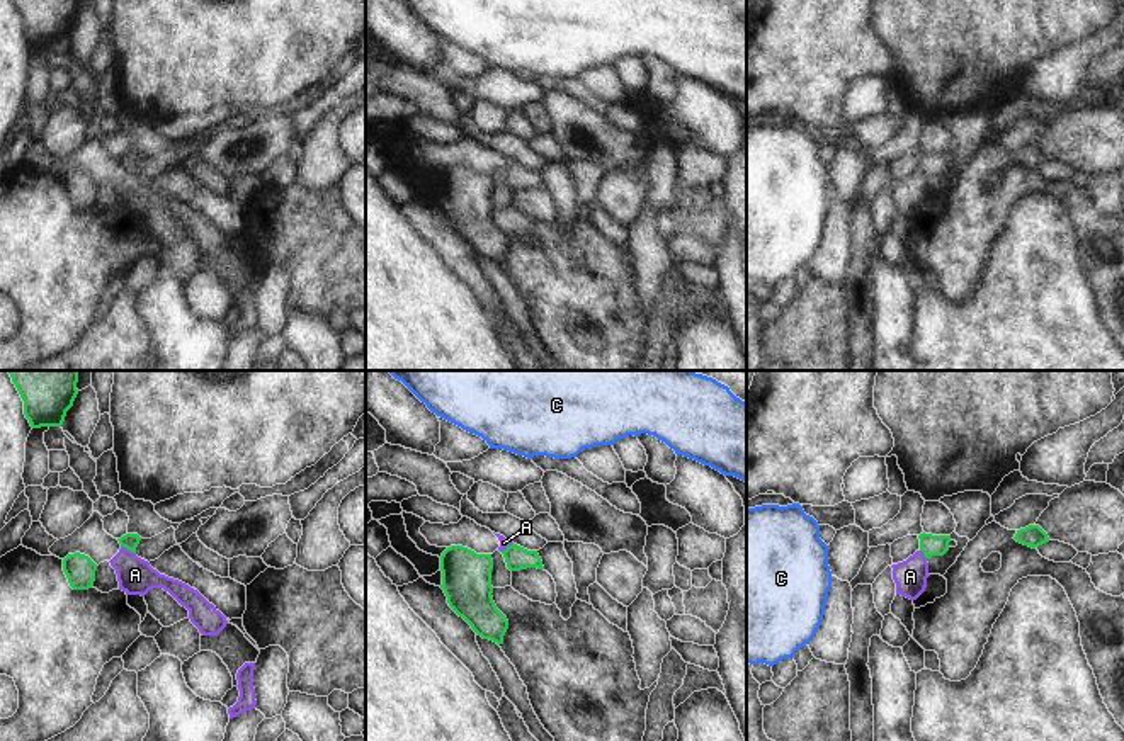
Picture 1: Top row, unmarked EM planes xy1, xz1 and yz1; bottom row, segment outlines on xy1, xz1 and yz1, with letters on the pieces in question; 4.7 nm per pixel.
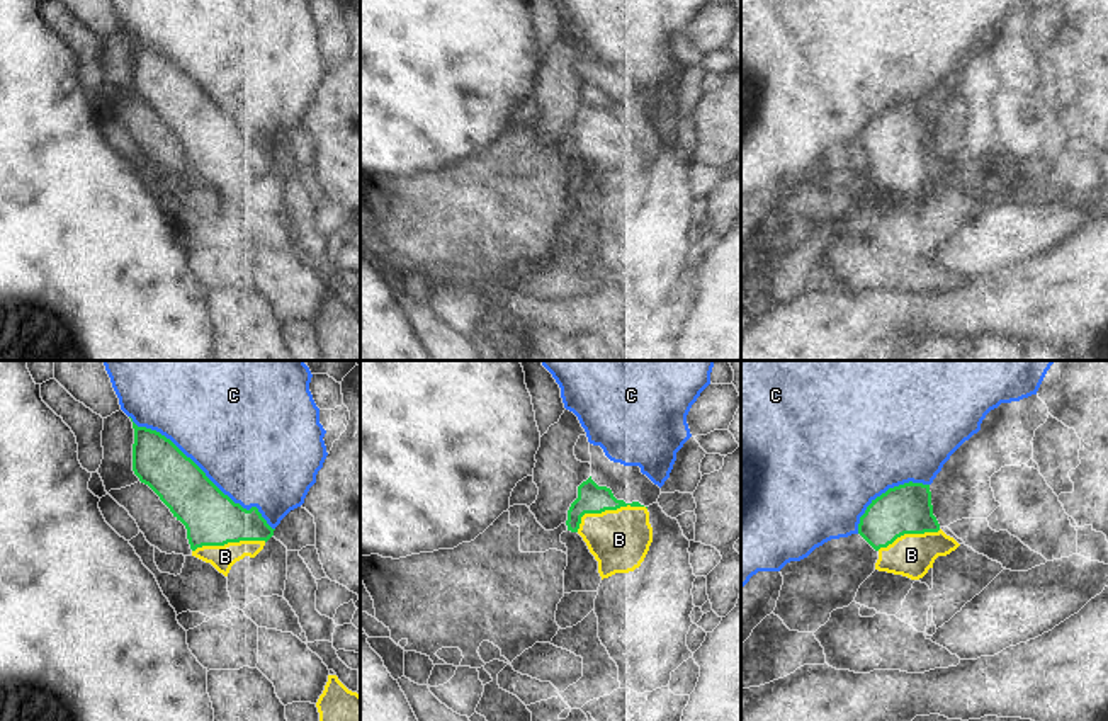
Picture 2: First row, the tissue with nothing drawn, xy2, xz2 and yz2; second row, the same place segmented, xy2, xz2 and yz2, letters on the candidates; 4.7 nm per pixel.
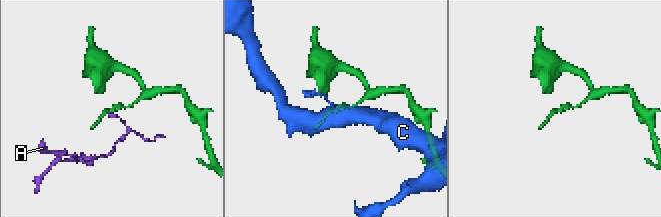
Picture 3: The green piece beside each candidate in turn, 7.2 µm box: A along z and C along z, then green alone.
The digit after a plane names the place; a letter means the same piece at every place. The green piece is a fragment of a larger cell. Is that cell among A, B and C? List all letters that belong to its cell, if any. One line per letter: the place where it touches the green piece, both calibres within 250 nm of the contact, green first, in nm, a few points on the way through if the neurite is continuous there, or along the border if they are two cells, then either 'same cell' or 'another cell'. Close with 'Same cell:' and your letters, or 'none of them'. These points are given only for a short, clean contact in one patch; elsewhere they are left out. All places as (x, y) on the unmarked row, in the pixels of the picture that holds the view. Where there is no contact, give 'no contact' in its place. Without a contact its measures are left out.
A: meets green in xy1 at (128, 169); 80 nm thick on the green side, 170 nm on the other; border along xy1 (121, 164), (135, 174); another cell
B: meets green in xz2 at (607, 128); 140 nm thick on the green side, 280 nm on the other; runs through xz2 (592, 118), (607, 128), (607, 143), (619, 158); same cell
C: meets green in xy2 at (203, 90); 260 nm thick on the green side, 500 nm on the other; another cell
Same cell: B

